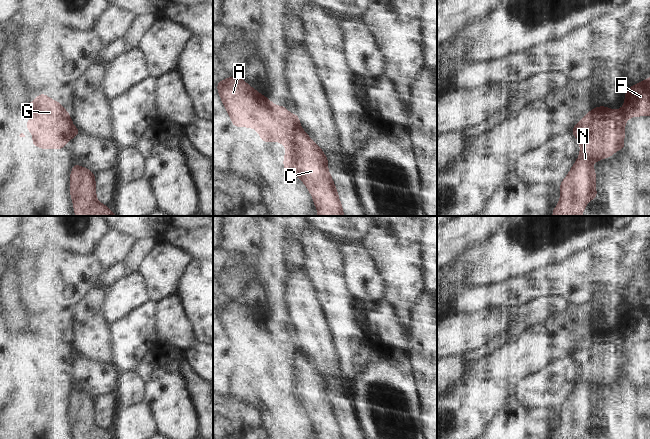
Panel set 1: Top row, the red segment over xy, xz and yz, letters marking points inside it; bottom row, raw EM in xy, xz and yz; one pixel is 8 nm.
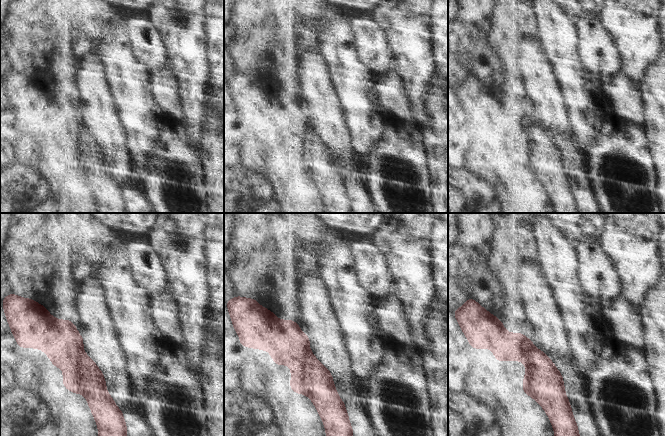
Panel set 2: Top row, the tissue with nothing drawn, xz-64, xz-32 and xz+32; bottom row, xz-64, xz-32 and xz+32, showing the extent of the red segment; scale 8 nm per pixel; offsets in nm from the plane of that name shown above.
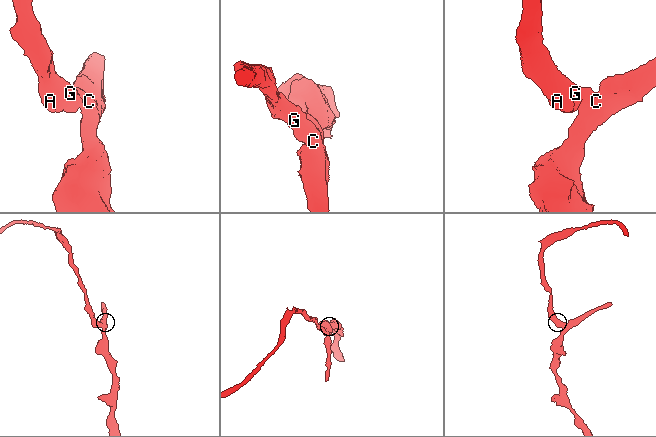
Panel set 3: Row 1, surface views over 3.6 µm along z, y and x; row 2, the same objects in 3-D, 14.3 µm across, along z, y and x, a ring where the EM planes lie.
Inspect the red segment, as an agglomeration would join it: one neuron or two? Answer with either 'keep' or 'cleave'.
cleave

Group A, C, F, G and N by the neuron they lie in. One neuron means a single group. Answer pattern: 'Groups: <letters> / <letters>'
Groups: A G / C F N.

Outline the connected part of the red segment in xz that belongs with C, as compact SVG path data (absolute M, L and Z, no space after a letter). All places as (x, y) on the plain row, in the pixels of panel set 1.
M299 352L285 368L286 377L283 383L283 394L297 399L308 412L314 424L318 439L344 439L342 428L334 405L328 396L328 384L321 372Z

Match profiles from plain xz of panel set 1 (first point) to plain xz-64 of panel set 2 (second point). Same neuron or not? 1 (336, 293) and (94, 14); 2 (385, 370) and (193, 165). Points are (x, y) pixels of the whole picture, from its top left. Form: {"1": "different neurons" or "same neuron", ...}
{"1": "different neurons", "2": "same neuron"}

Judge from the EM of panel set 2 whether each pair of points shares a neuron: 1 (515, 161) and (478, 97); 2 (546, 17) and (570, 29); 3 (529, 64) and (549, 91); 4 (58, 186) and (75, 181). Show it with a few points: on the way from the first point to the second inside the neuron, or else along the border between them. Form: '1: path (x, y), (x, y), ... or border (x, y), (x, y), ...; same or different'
1: path (509, 145), (509, 128), (494, 113); same
2: path (552, 21), (560, 29), (564, 29); same
3: path (536, 71), (540, 75), (540, 82), (542, 84); same
4: path (62, 186), (71, 185); same

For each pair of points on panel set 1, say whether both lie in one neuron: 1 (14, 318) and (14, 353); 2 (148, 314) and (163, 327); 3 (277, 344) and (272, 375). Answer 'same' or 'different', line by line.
1: same
2: different
3: same

